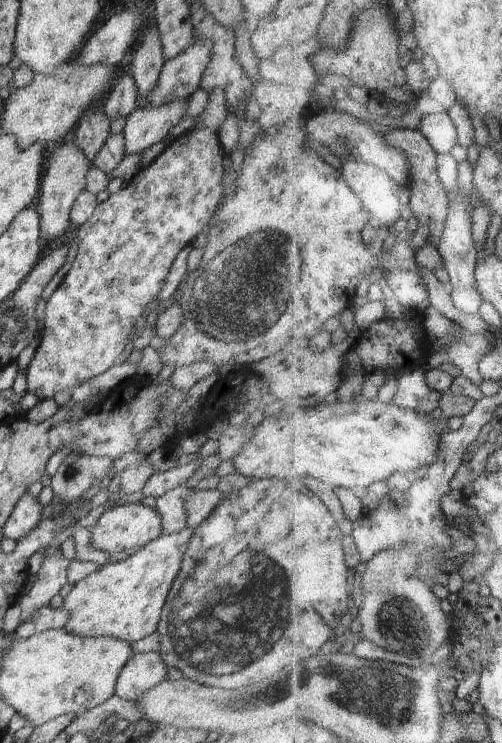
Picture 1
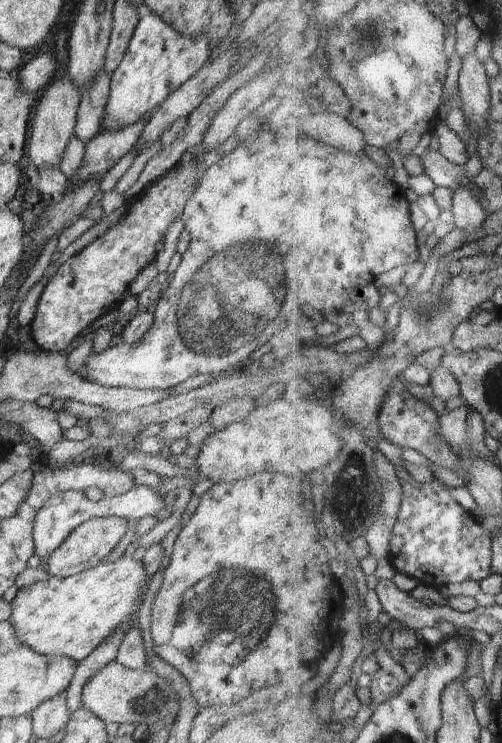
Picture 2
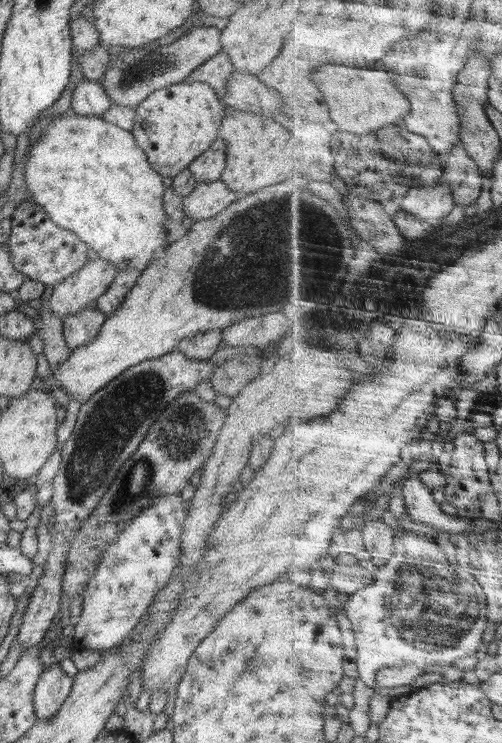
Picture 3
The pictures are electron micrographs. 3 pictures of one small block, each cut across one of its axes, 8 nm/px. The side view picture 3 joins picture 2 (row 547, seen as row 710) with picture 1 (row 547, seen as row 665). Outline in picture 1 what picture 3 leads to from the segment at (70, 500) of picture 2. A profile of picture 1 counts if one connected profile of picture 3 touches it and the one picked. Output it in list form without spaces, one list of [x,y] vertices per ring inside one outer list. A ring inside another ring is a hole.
[[[51,546],[46,550],[31,590],[18,602],[22,613],[21,623],[28,620],[28,616],[32,616],[38,608],[49,606],[50,600],[62,590],[67,582],[68,565],[68,560],[62,556],[58,546]]]

